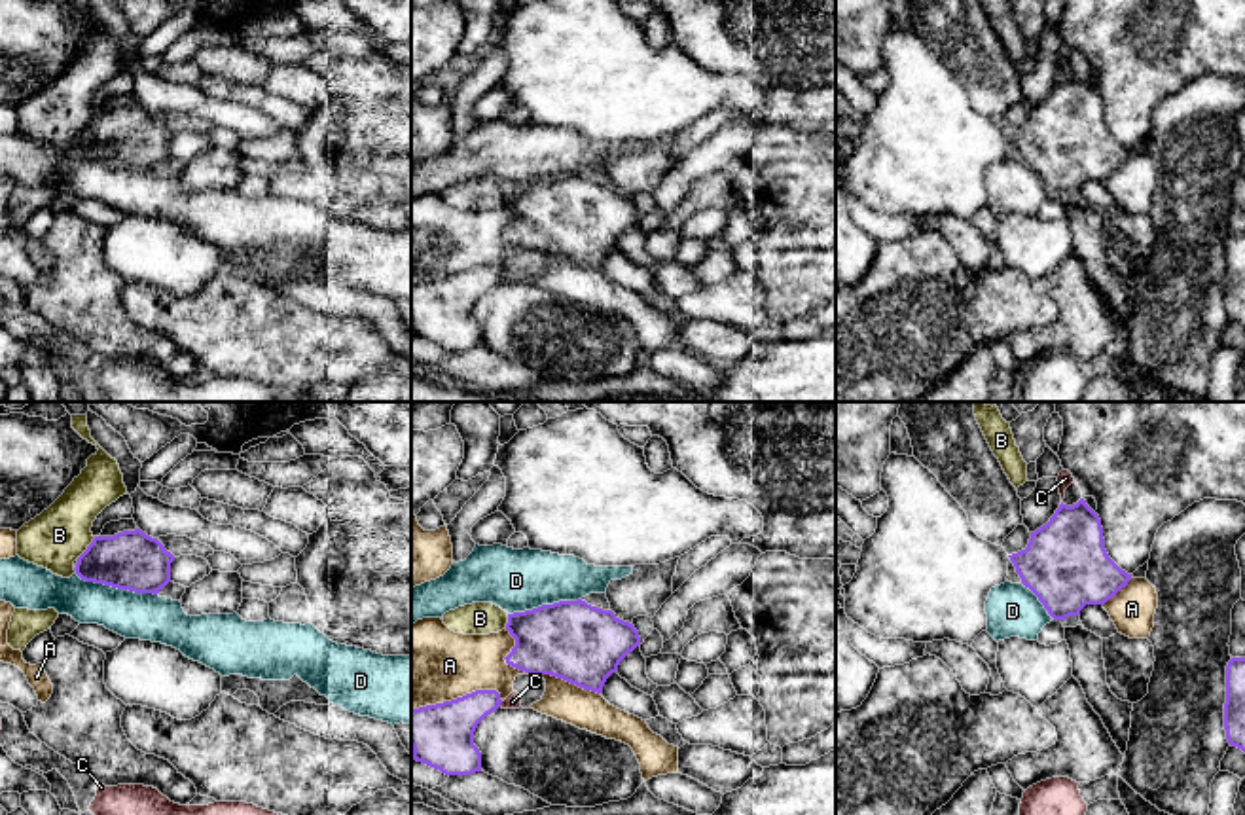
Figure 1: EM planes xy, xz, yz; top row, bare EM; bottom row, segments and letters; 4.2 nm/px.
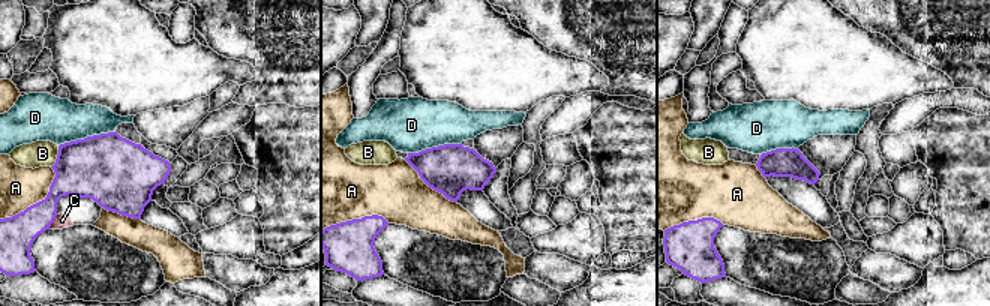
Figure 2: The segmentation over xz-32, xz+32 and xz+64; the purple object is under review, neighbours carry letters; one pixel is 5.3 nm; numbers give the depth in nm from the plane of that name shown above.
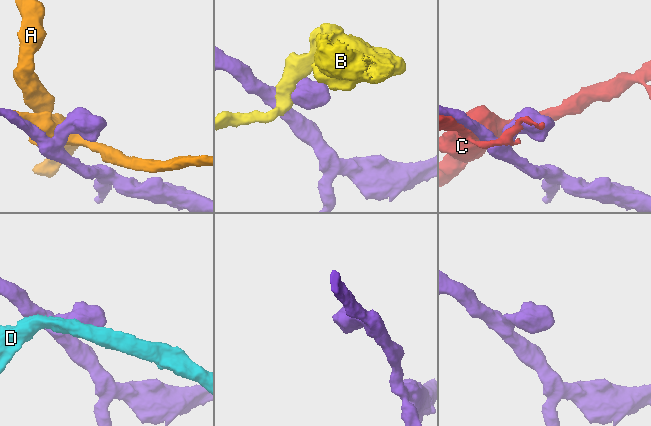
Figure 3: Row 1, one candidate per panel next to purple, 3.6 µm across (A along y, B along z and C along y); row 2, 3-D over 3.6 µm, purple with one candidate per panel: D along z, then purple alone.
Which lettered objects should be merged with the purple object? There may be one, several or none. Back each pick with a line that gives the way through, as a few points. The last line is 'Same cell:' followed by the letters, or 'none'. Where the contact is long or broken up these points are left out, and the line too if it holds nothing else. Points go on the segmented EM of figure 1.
Same cell: none

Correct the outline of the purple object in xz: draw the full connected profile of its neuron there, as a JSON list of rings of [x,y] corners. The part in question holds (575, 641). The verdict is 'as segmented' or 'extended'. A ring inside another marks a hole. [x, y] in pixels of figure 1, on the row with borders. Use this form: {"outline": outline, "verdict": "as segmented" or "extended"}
{"outline": [[[559,601],[508,614],[515,646],[504,658],[529,675],[551,675],[603,694],[606,679],[641,644],[633,624],[586,601]]], "verdict": "as segmented"}

